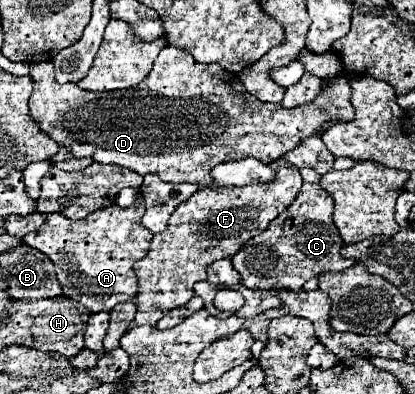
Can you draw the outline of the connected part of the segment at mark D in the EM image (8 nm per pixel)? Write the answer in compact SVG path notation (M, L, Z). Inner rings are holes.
M165 46L155 64L153 64L153 70L149 72L149 76L139 82L133 90L115 90L115 92L91 92L91 90L81 90L79 84L57 84L55 82L55 72L53 72L53 64L51 62L39 62L39 64L31 64L31 72L29 76L33 78L33 94L29 98L29 114L33 120L37 120L39 128L45 130L45 134L49 134L55 142L59 142L61 146L67 146L75 158L83 158L83 156L91 156L95 162L101 162L101 164L117 164L117 166L125 166L141 176L145 174L157 174L161 180L165 182L193 182L193 184L199 184L199 186L209 186L211 184L211 176L209 176L209 170L219 164L219 162L225 162L225 160L241 160L241 158L247 158L247 156L253 156L265 164L285 156L289 150L293 150L293 146L299 144L299 140L307 138L307 136L313 136L317 134L317 130L329 122L329 120L335 120L335 118L343 118L343 120L353 120L353 106L349 102L351 98L351 86L349 86L349 80L345 76L335 76L331 78L329 82L325 82L321 86L321 92L317 94L317 98L305 106L295 106L293 110L289 108L283 108L281 104L267 104L267 102L261 102L257 100L255 96L251 96L241 80L237 78L237 74L233 72L227 72L225 68L217 66L217 64L199 64L187 50L179 50L175 46Z

